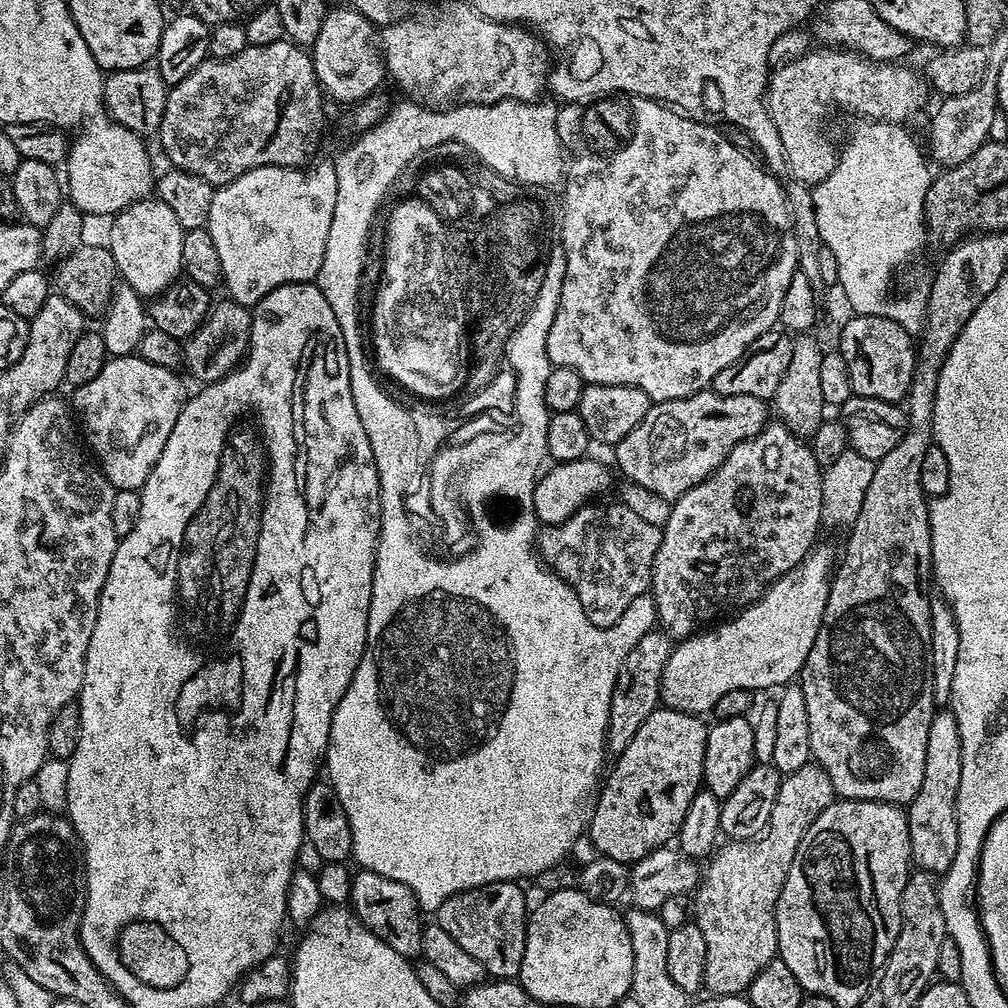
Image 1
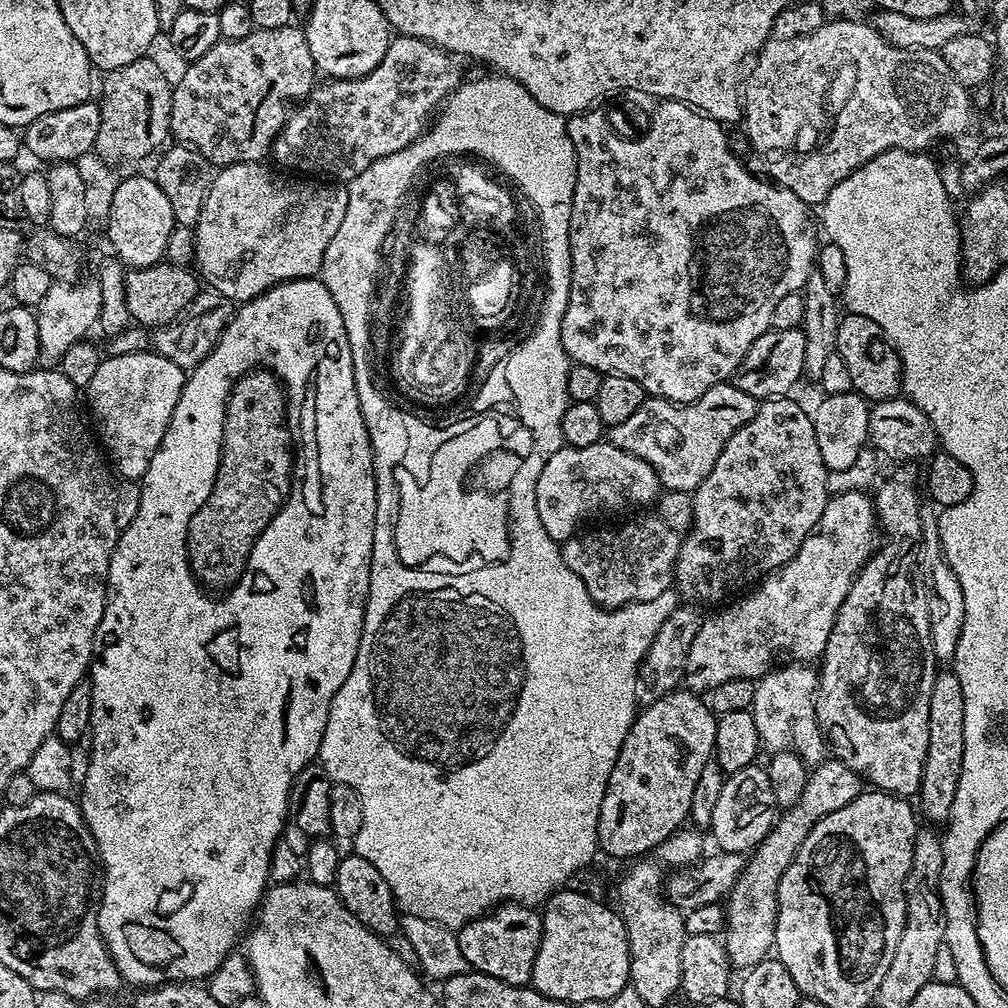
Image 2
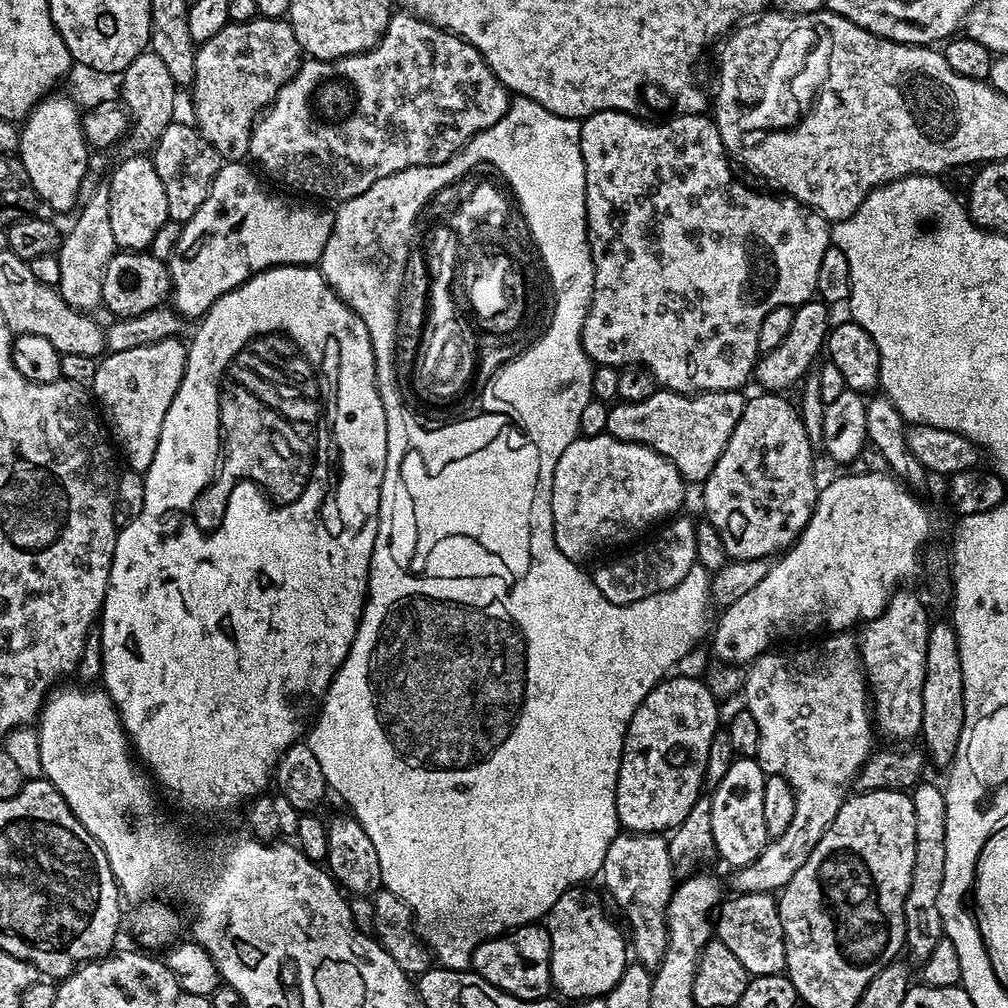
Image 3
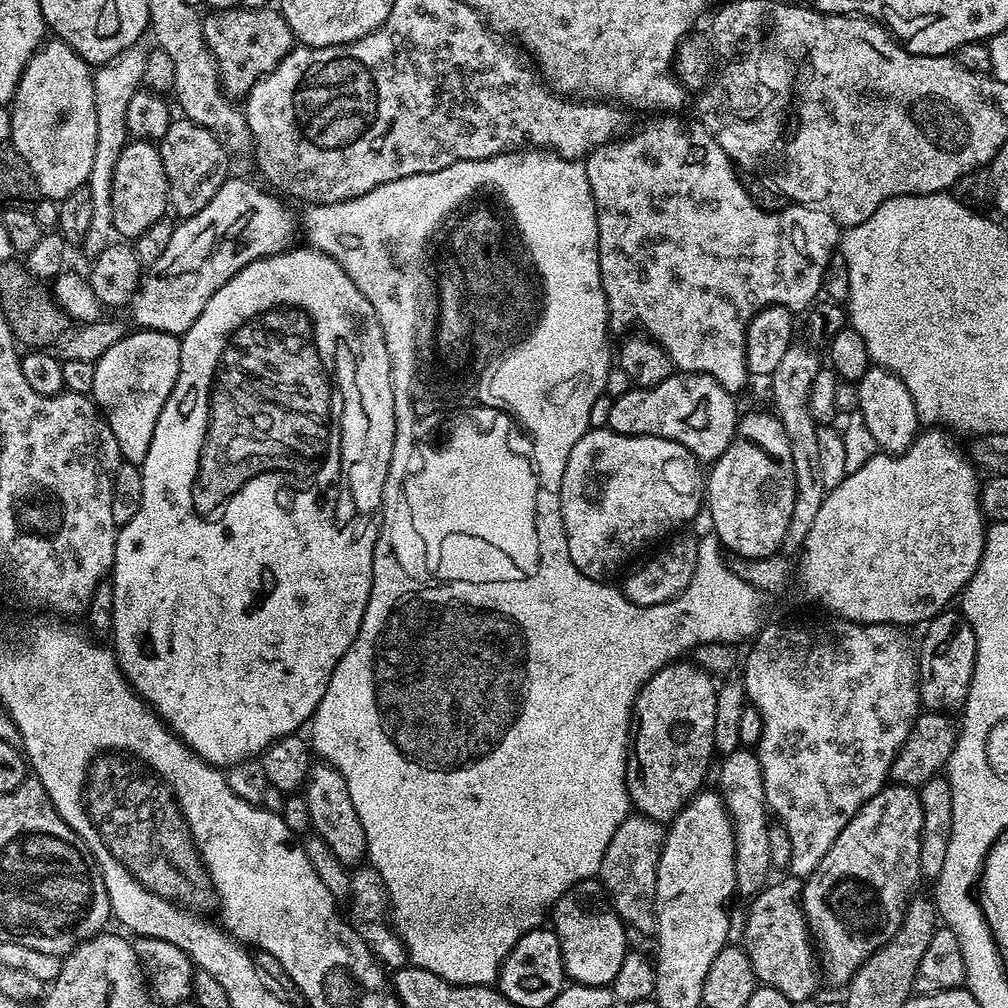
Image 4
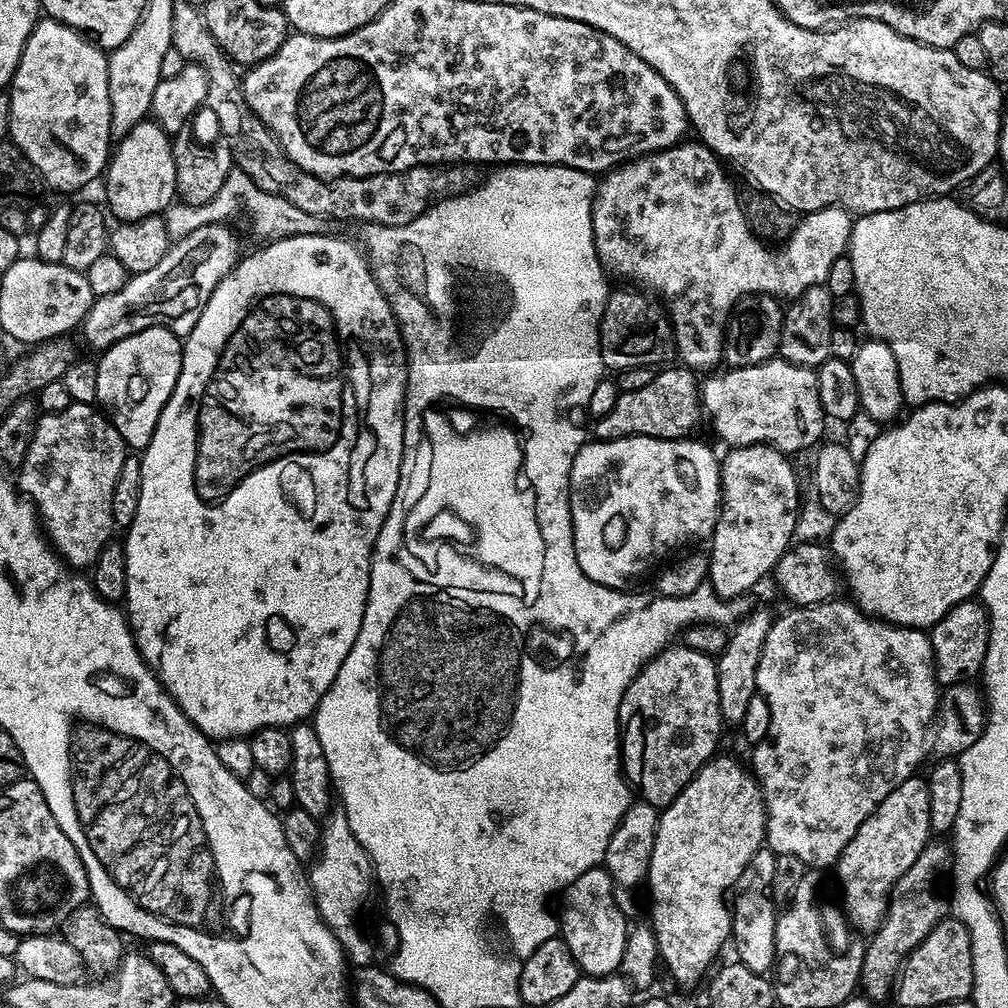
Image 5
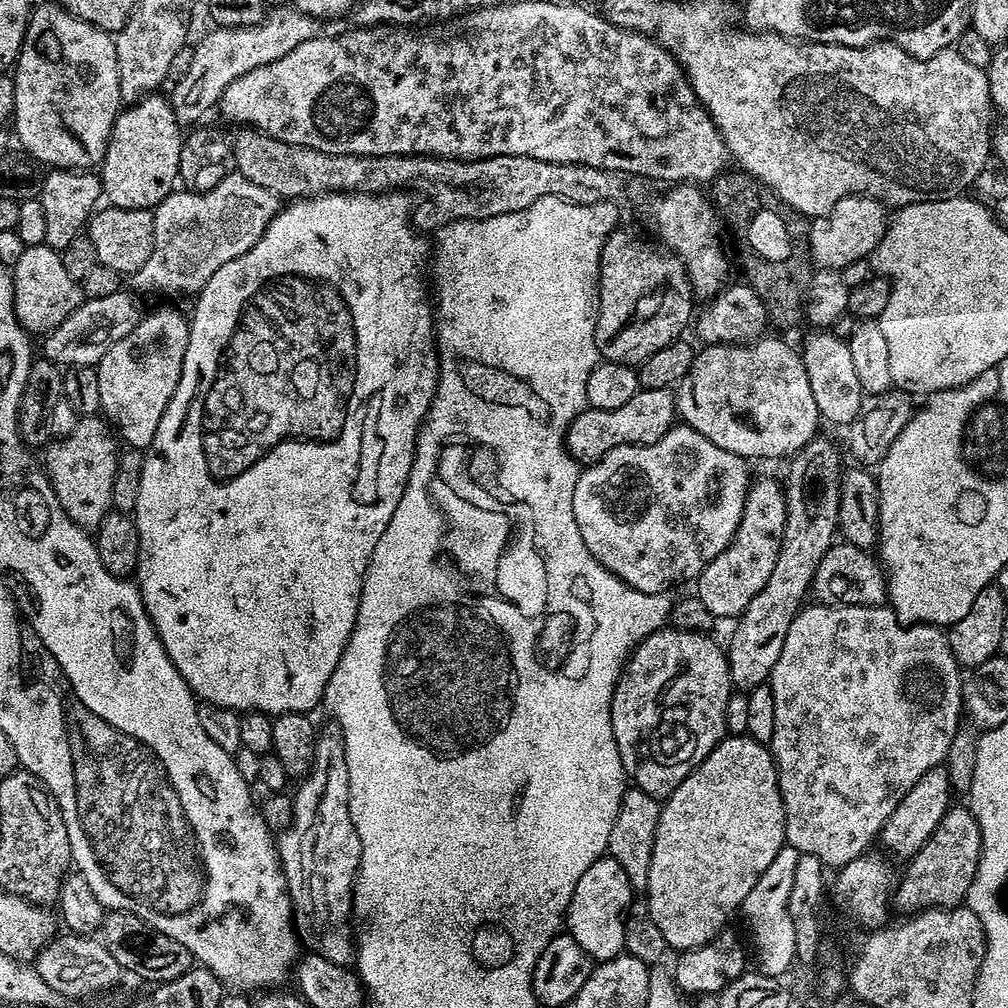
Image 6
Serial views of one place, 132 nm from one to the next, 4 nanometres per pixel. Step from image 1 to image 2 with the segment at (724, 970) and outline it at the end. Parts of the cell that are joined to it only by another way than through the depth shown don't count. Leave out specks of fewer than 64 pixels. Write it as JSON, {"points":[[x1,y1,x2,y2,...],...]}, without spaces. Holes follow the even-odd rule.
{"points":[[835,758,825,759,809,771,800,800,777,819,768,837,747,857,744,869,726,897,722,939,733,969,750,969,773,951,776,942,776,891,782,874,796,857,796,850,802,846,813,826,826,818,826,814,842,810,842,806,854,802,865,788,865,781,859,774,850,770,846,762]]}

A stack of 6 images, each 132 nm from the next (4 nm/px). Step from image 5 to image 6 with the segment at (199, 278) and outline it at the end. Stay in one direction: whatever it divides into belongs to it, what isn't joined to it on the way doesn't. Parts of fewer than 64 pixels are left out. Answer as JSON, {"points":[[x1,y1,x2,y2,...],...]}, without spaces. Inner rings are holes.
{"points":[[121,290,114,294,106,294,106,298,85,299,84,303,62,322,53,332,43,337,43,355,53,364,75,366,78,364,99,365,100,360,126,334,134,330,134,326,142,319,142,311,136,305,135,295,127,296,127,291]]}

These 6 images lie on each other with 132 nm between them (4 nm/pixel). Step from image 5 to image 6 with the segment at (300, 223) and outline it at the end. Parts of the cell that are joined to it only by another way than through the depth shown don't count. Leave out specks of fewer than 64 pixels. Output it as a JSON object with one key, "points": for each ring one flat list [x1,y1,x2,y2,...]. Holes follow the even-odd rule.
{"points":[[239,174,222,178,222,182,218,182,218,186,209,192,173,191,154,209,154,250,150,258,146,258,146,266,131,273,130,280,137,288,135,291,152,292,155,288,161,288,164,292,199,293,206,282,210,282,218,266,226,266,226,262,246,254,264,237,265,230,281,207,281,197,270,190,262,190,262,186,254,186,254,182]]}

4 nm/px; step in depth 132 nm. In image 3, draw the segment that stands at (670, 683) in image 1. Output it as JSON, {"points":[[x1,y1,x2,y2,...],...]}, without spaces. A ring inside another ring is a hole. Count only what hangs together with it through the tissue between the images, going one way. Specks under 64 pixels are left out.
{"points":[[869,470,853,476,845,474,840,476,837,480,832,480,828,485,821,487,818,492,818,499,816,501,816,508,812,512,810,522,805,526,804,531,801,532,800,537,797,538,796,543,791,548,787,549,779,557,776,563,773,563,770,574,766,574,766,578,762,578,762,582,758,582,758,586,754,586,754,590,749,590,746,594,742,594,742,598,738,598,732,604,727,605,723,609,724,612,720,616,720,621,715,621,714,631,711,633,710,641,712,640,712,652,717,661,726,664,739,664,741,666,747,665,749,662,756,660,763,652,769,651,772,636,784,636,787,632,820,632,827,630,829,633,842,632,851,629,851,624,859,625,861,621,867,622,878,618,878,614,884,612,885,606,888,604,888,598,893,592,901,587,900,580,908,580,917,571,922,568,922,553,925,551,926,545,924,543,928,540,928,535,932,532,932,516,928,513,928,508,919,500,917,493,909,488,907,484,896,479,895,476,889,474,887,471,875,472]]}

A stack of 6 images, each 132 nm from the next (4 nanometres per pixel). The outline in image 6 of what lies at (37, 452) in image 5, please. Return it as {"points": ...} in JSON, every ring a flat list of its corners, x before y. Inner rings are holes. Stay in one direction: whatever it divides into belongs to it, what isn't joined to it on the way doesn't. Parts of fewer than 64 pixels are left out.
{"points":[[94,415,79,417,68,436,53,439,43,449,42,467,48,473,62,510,66,510,70,519,85,530,95,529,112,508,112,487,118,459,116,444,118,440,113,429,99,415]]}

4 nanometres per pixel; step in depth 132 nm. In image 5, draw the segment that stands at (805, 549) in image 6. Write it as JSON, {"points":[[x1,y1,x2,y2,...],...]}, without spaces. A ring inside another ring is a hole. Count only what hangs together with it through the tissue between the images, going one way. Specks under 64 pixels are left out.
{"points":[[764,608,757,612,752,610,729,631,726,650,716,660,720,719,725,725,738,726,746,714,750,698,758,695,758,660,762,658,762,648,766,646,766,636,770,634,773,619,773,613,768,613]]}

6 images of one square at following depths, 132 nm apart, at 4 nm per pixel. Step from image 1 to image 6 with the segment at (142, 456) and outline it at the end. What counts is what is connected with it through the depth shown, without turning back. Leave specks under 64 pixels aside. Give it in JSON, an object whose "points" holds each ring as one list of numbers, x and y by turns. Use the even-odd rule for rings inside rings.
{"points":[[160,308,149,316,147,313,140,323,134,326,134,330,126,334,126,338,110,346,110,350,100,360,96,368,98,391,102,394,100,406,103,415,110,421,119,439,123,443,125,440,128,448,147,450,152,447,154,434,158,434,158,422,162,422,162,414,180,381,182,362,188,345,189,327,189,321,182,313,175,312,172,308]]}

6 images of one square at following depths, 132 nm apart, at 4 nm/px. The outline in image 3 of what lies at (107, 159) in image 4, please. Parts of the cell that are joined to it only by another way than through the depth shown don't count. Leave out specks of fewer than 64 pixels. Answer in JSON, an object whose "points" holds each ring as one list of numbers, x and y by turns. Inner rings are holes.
{"points":[[107,183,97,184,94,194,90,194,79,205,75,216,76,221,73,222,72,229,63,233,58,249,62,266,58,290,64,301,72,308,93,310,92,308,97,307,99,309,102,304,104,267,106,262,110,262,112,255,118,251,110,226,110,194]]}

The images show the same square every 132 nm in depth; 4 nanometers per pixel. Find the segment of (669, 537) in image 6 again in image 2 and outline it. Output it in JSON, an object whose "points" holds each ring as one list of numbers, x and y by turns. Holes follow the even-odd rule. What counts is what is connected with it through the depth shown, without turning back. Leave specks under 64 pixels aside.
{"points":[[607,442,581,448,565,446,557,450,554,458,542,466,542,474,538,474,538,518,552,540,563,542,576,535,580,520,588,520,599,512,651,505,661,491,654,470,632,452]]}

